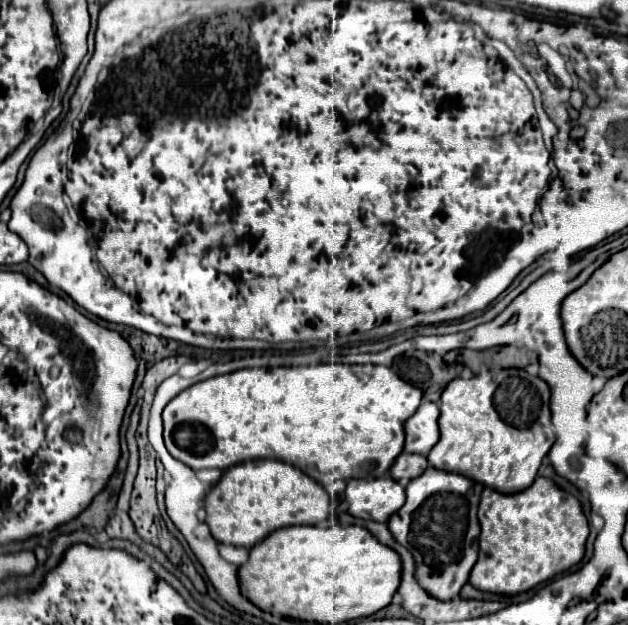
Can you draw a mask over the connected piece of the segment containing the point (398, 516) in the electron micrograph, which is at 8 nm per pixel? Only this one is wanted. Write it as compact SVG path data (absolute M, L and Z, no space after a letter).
M429 465L423 475L407 483L407 501L389 519L391 533L413 553L417 561L417 581L437 599L457 597L477 561L477 505L481 491L481 483L461 473L443 471Z

